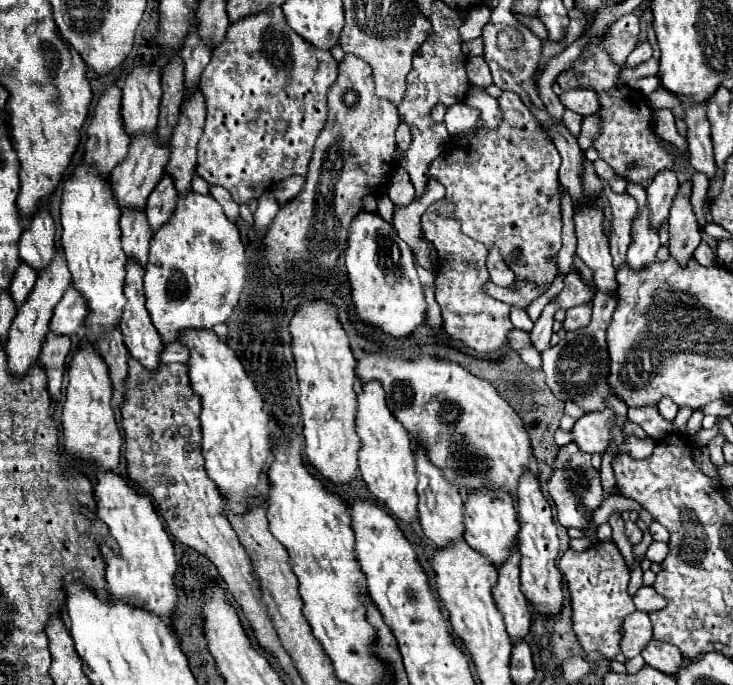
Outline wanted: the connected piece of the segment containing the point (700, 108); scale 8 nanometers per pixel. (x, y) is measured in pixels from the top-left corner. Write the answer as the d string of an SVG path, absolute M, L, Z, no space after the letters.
M707 103L685 107L687 111L685 123L689 127L687 143L689 143L689 153L691 153L691 165L697 171L705 173L707 179L711 179L715 177L717 167L713 159L713 145L709 137L709 121L705 117L705 109L707 109Z

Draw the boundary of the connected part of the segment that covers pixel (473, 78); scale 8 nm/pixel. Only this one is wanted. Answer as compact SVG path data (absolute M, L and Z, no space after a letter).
M479 55L479 57L469 57L467 59L467 75L469 75L469 81L473 85L481 85L481 87L487 87L491 85L491 73L489 73L489 65L485 63L485 59Z

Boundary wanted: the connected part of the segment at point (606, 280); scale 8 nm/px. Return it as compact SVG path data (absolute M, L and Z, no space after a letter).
M575 213L575 233L577 255L593 269L597 289L617 293L609 245L605 245L605 237L601 237L601 217L597 217L597 213Z

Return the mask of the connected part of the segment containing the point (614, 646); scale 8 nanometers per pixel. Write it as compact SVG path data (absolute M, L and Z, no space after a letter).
M599 541L585 551L567 549L559 561L559 569L563 571L573 605L573 631L581 643L581 647L591 653L597 651L607 659L615 659L621 653L621 623L623 619L635 611L633 599L627 593L629 585L629 569L625 561L621 561L619 549L611 541Z

